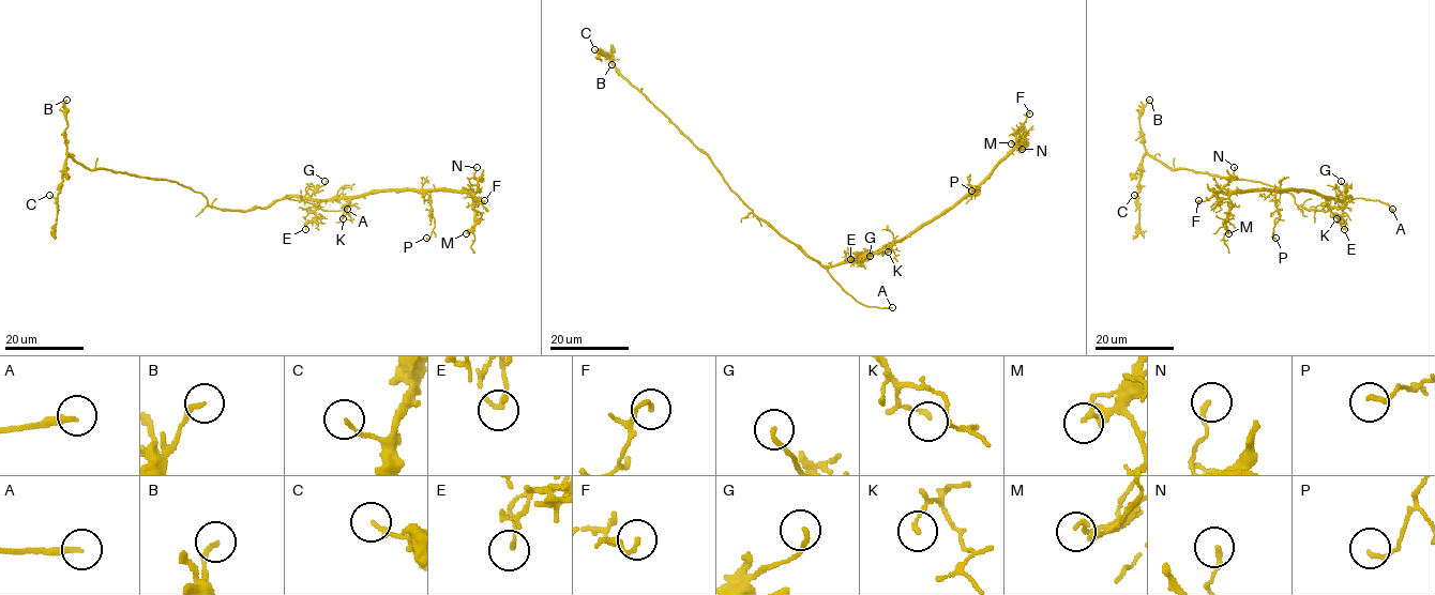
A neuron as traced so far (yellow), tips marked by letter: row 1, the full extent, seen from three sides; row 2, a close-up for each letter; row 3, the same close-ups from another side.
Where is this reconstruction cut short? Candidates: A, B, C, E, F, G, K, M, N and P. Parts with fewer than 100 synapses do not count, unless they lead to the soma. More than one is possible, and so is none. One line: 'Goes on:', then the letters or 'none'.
Goes on: A

